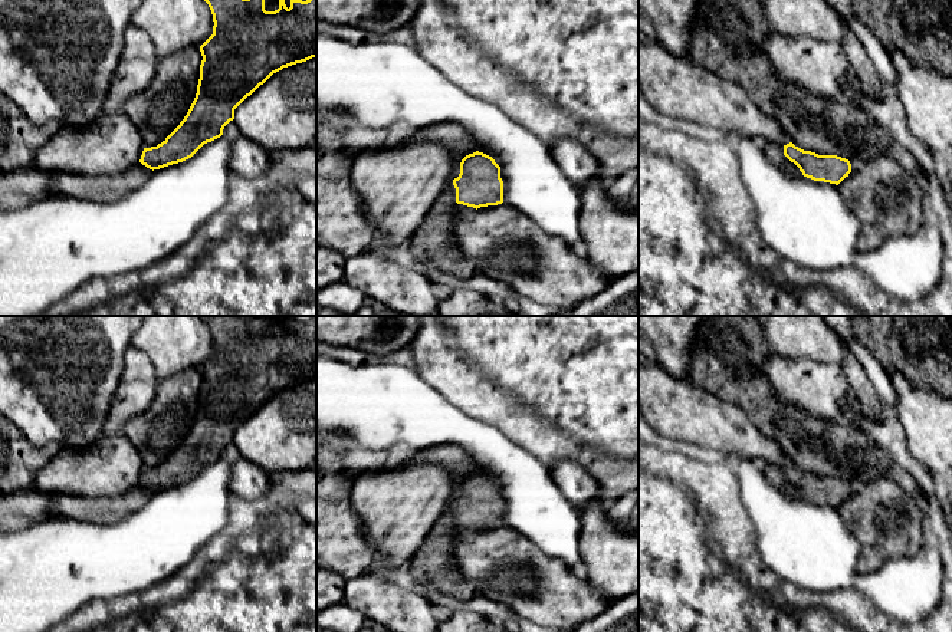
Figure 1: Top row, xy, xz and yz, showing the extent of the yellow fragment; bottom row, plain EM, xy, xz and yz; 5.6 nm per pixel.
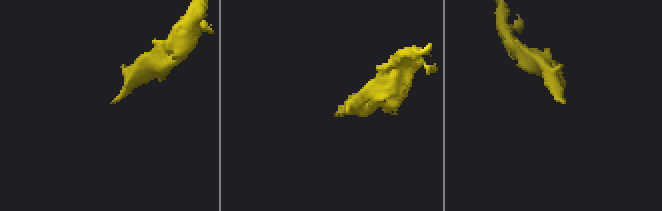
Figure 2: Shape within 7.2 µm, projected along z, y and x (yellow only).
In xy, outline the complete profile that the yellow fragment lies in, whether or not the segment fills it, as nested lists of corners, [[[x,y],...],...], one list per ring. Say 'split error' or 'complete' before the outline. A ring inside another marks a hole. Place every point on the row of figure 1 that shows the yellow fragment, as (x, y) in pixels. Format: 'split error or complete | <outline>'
split error | [[[204,0],[213,14],[213,34],[200,46],[203,56],[196,98],[180,125],[157,147],[144,148],[141,159],[118,175],[56,174],[46,194],[69,195],[102,203],[116,201],[139,188],[154,169],[191,158],[204,144],[223,135],[234,109],[283,68],[316,57],[316,0]]]

